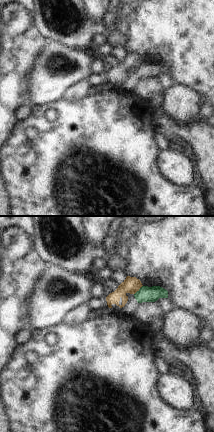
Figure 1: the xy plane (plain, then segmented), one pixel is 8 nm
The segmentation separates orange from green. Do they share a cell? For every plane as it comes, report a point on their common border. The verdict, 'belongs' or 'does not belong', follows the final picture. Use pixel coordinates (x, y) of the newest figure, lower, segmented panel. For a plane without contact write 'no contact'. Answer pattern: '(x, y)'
(138, 290)

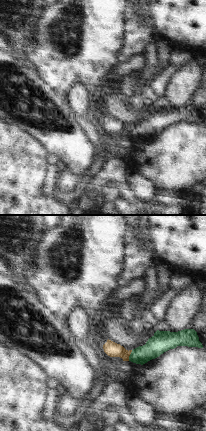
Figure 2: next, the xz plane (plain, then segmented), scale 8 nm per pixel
(129, 355)

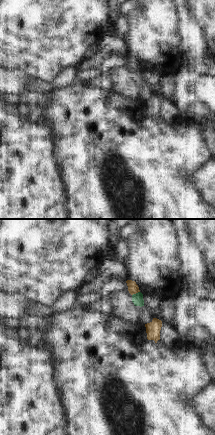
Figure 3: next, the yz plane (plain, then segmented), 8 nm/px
(135, 293)

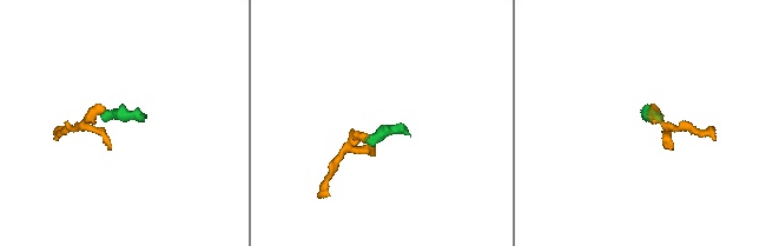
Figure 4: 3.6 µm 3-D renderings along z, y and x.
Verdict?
does not belong

